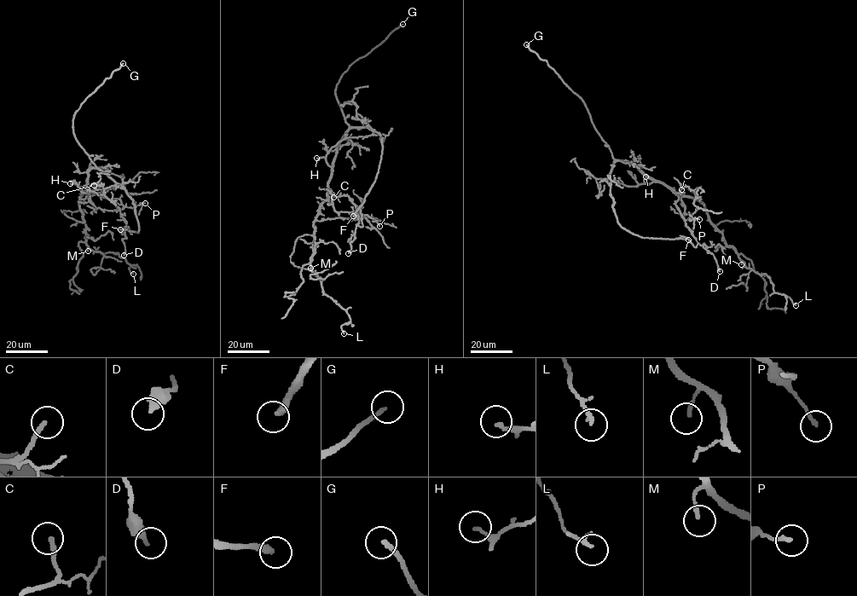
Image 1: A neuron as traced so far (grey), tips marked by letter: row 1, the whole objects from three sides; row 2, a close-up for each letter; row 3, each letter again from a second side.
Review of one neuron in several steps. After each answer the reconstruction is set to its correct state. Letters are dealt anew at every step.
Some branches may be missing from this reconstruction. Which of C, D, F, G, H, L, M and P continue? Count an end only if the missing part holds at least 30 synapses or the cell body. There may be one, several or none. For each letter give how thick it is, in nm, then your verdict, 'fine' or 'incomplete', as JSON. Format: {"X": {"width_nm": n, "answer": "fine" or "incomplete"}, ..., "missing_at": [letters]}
{"C": {"width_nm": 200, "answer": "incomplete"}, "D": {"width_nm": 320, "answer": "fine"}, "F": {"width_nm": 300, "answer": "incomplete"}, "G": {"width_nm": 190, "answer": "incomplete"}, "H": {"width_nm": 190, "answer": "fine"}, "L": {"width_nm": 180, "answer": "fine"}, "M": {"width_nm": 160, "answer": "fine"}, "P": {"width_nm": 170, "answer": "fine"}, "missing_at": ["C", "F", "G"]}

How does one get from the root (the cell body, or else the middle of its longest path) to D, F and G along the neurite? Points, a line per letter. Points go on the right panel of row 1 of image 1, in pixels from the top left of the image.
D: (657, 182), (663, 182), (678, 196), (675, 205), (685, 224), (697, 241), (713, 254), (720, 271)
F: (657, 182), (628, 163), (615, 162), (609, 178), (613, 211), (618, 223), (643, 237), (688, 240)
G: (657, 182), (631, 164), (613, 159), (594, 127), (583, 101), (547, 61), (526, 44)

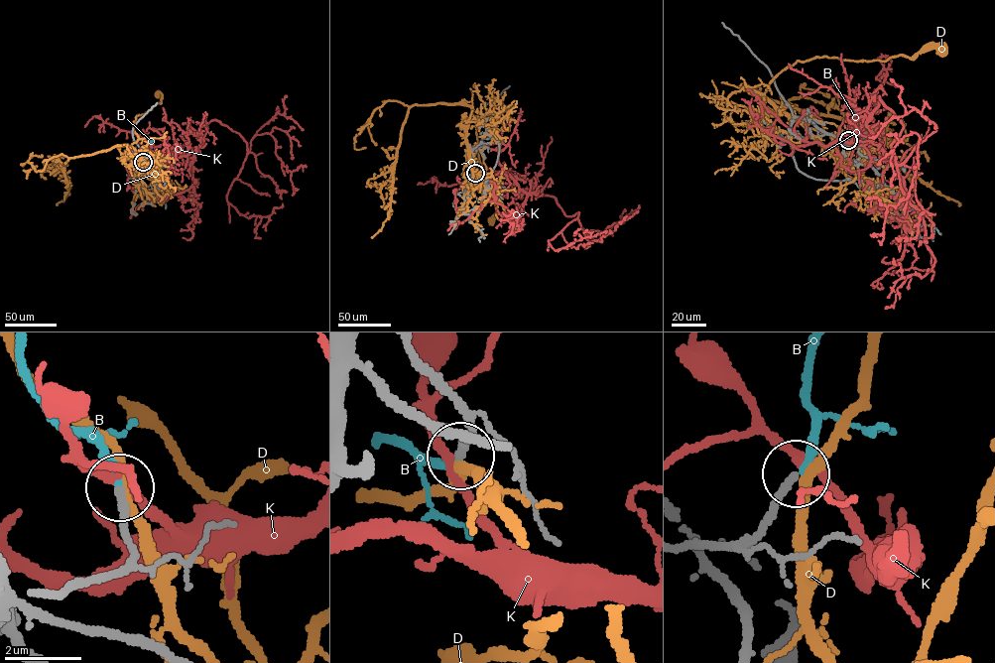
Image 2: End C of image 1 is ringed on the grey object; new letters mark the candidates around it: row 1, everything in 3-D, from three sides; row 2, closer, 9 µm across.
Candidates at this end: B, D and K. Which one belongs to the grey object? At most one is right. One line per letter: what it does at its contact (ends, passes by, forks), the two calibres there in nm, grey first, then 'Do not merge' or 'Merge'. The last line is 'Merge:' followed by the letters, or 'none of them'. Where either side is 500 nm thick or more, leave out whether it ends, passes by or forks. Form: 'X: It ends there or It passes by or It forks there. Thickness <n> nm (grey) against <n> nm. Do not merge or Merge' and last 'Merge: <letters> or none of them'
B: It ends there. Thickness 200 nm (grey) against 200 nm. Merge
D: It passes by. Thickness 200 nm (grey) against 280 nm. Do not merge
K: It passes by. Thickness 200 nm (grey) against 240 nm. Do not merge
Merge: B

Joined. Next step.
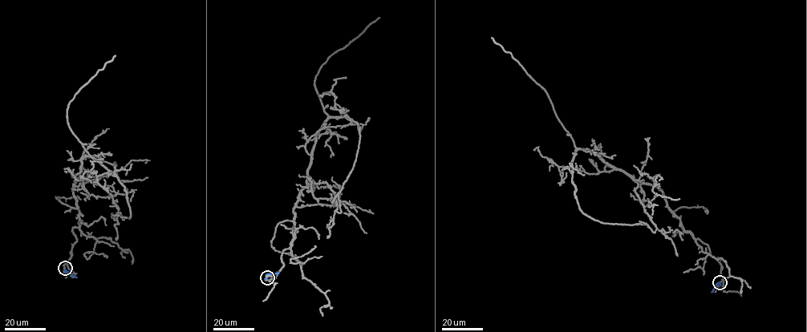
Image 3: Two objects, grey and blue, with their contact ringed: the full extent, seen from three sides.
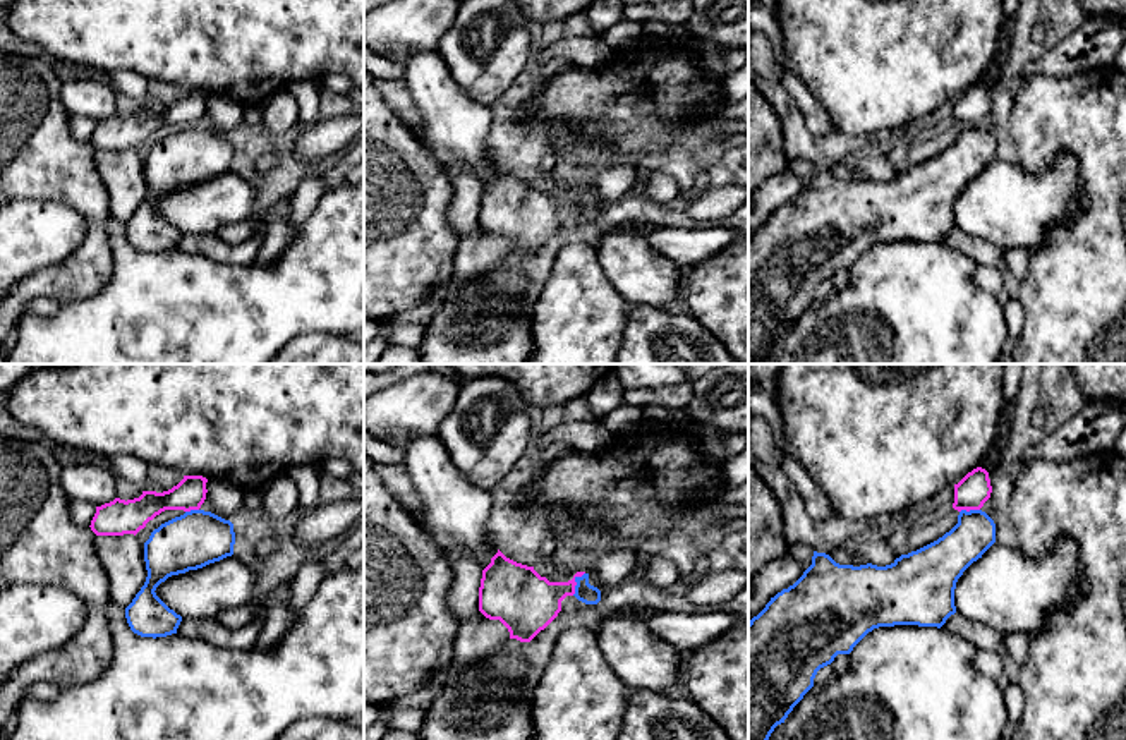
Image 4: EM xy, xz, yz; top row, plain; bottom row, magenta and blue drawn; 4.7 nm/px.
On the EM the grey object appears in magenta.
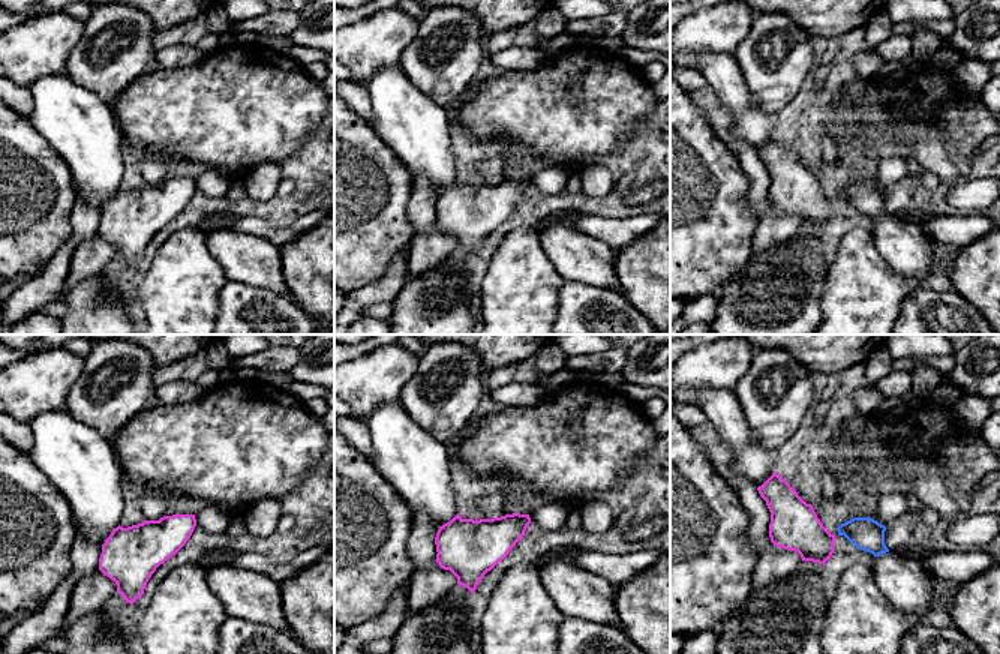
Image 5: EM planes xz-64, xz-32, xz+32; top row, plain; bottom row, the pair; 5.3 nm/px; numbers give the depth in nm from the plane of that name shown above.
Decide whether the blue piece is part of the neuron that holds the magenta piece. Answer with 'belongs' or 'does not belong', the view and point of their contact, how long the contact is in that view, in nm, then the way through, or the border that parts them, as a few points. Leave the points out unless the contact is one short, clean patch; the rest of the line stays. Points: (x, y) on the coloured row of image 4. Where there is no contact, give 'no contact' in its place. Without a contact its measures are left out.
does not belong; meets magenta in xz at (575, 582); contact 130 nm long; border along xz (584, 572), (575, 579), (575, 591), (572, 594)

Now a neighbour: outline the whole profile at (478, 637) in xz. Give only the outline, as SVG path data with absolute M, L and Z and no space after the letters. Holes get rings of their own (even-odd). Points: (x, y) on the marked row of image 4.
M481 611L465 622L453 646L453 658L448 671L463 671L498 652L510 640L508 628L499 620L489 620Z

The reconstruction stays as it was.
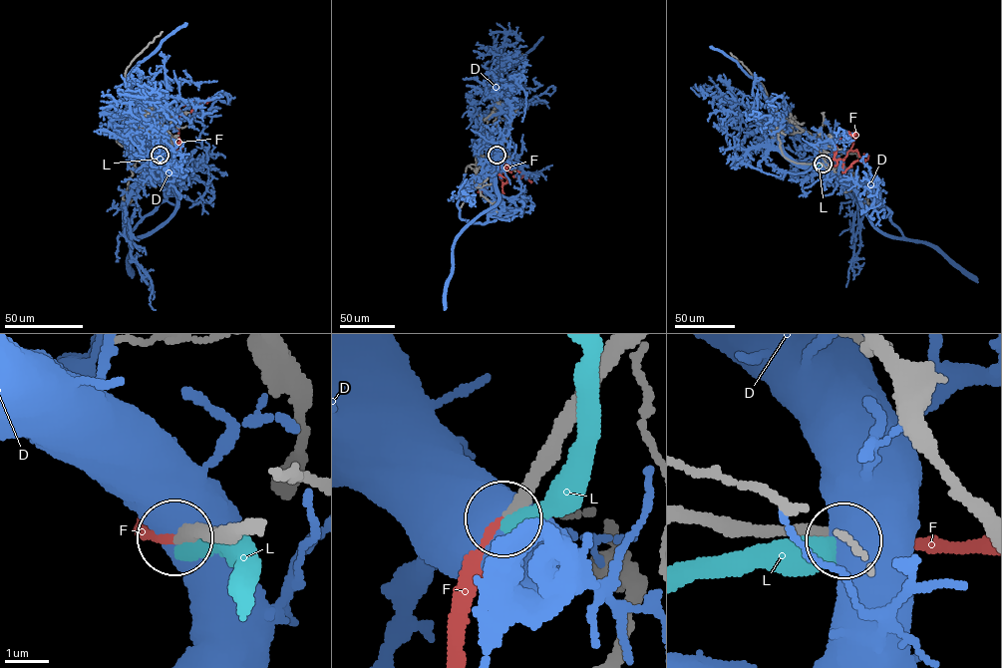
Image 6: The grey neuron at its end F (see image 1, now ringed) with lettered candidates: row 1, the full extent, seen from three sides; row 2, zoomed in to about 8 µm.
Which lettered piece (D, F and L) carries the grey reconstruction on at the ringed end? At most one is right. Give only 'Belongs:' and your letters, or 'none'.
Belongs: F

